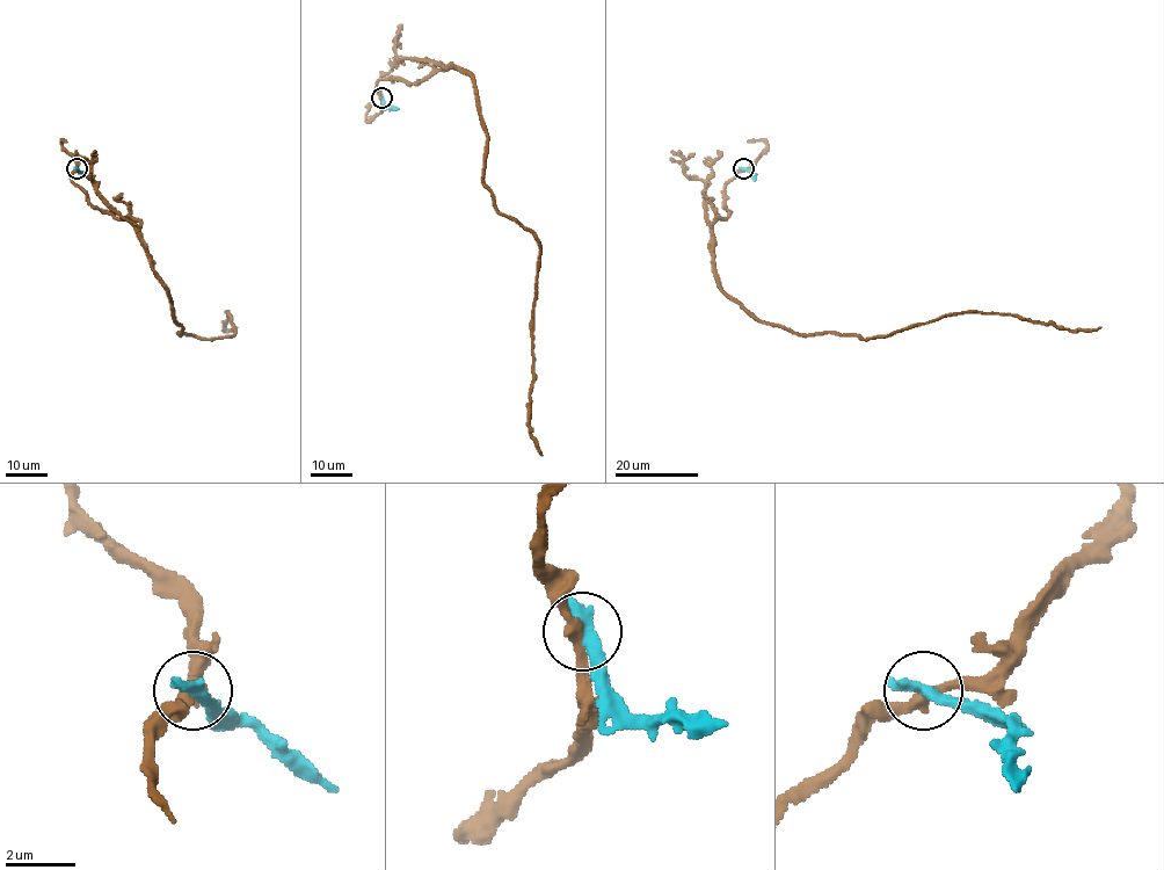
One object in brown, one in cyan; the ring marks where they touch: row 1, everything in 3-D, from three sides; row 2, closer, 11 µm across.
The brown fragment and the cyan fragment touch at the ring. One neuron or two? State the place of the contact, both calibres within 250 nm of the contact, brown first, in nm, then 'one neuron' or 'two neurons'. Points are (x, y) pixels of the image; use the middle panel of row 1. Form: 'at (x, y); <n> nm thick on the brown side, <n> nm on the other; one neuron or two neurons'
at (382, 98); 300 nm thick on the brown side, 460 nm on the other; two neurons

